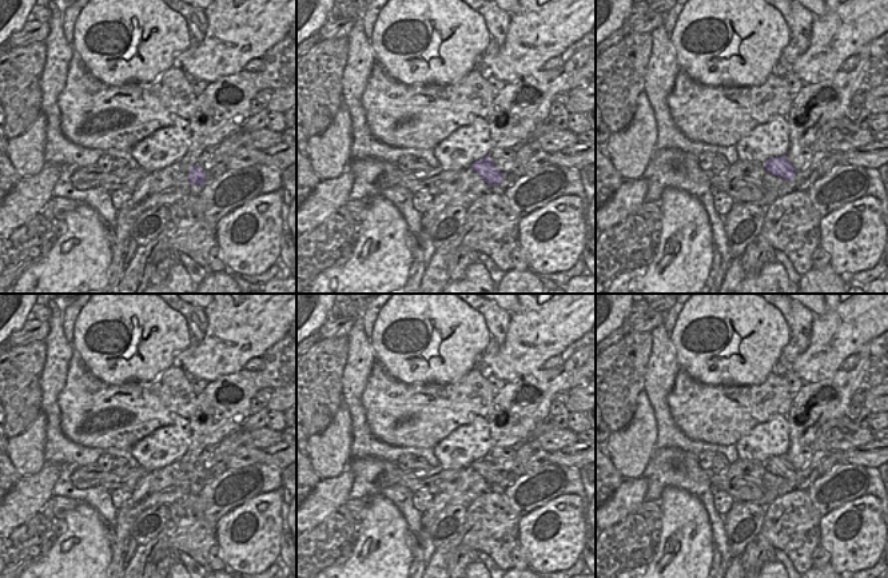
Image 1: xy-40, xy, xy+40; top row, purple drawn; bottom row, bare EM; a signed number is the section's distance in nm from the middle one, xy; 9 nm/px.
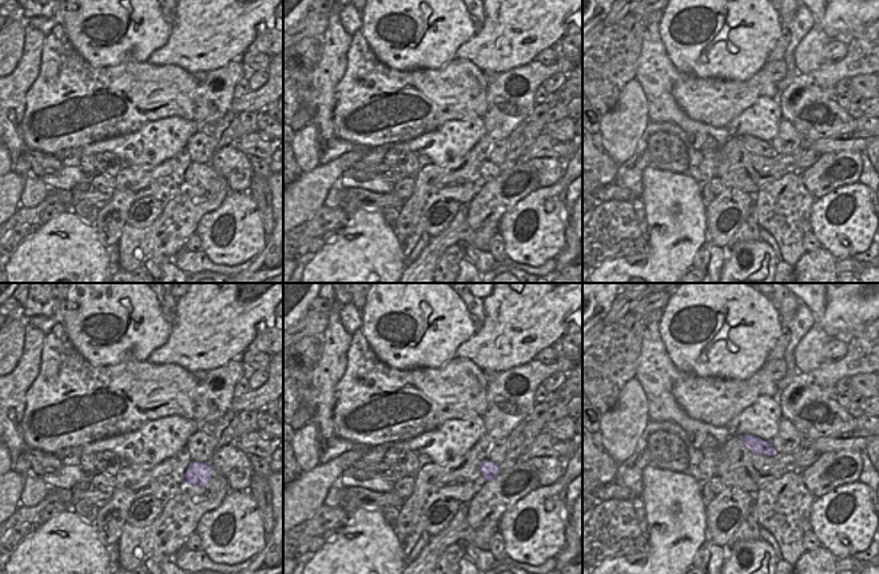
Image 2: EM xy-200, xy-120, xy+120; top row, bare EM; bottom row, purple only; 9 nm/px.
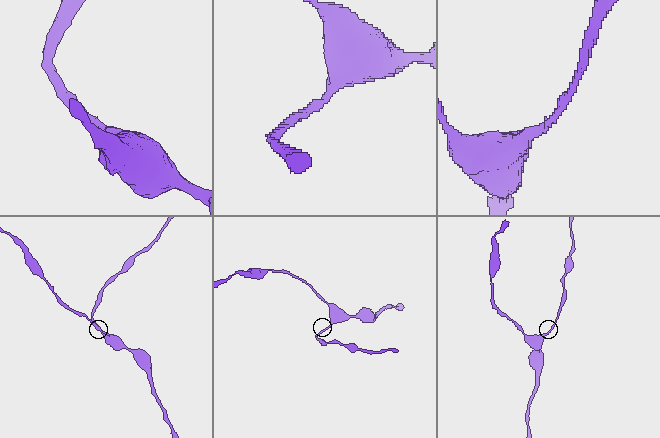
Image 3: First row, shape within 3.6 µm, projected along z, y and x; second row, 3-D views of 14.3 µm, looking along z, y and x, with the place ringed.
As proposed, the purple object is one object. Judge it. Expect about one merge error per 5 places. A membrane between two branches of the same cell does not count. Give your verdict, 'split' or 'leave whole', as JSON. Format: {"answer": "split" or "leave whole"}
{"answer": "leave whole"}

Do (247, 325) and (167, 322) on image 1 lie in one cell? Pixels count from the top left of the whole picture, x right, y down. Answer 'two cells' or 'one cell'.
two cells

